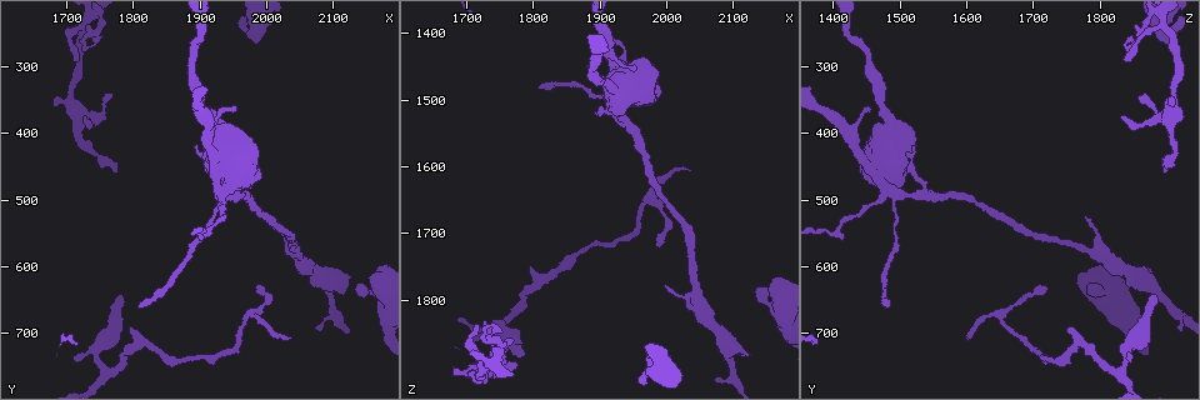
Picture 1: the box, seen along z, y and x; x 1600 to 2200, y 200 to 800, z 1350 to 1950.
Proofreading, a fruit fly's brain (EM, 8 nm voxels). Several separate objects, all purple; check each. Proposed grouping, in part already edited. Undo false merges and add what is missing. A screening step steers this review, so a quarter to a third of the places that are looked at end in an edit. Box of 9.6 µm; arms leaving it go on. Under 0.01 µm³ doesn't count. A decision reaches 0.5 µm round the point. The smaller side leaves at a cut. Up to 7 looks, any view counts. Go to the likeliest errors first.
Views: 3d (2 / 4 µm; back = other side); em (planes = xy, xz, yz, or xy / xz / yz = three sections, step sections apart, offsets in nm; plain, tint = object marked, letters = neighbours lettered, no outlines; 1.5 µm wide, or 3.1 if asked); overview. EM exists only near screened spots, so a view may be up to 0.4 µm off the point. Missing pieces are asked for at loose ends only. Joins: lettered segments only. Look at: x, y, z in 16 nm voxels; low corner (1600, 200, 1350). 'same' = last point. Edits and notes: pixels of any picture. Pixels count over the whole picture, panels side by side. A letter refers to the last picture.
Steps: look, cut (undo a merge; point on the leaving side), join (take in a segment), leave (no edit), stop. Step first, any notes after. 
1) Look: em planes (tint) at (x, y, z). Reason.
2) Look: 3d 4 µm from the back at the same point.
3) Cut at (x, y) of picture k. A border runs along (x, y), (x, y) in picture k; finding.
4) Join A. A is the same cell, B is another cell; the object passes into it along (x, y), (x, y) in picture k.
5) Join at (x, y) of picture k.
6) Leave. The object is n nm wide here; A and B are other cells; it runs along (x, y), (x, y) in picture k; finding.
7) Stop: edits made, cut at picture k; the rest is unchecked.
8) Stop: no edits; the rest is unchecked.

Look: 3d 4 µm at (1680, 360, 1910). Free end.

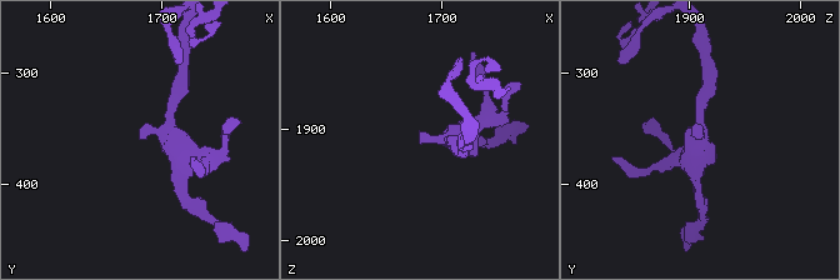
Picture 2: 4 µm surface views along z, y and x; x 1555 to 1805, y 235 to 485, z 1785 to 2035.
Look: em yz step 4 (letters) at (1680, 360, 1908).

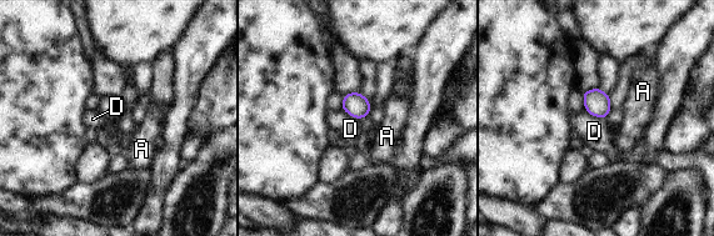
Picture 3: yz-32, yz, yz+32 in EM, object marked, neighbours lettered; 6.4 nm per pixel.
Leave. A and D are other cells; a border runs along (587, 113), (604, 119) in picture 3; no lettered segment goes on from it.

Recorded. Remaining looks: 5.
Look: em planes (letters) at (1780, 645, 1885). Branch stops here.

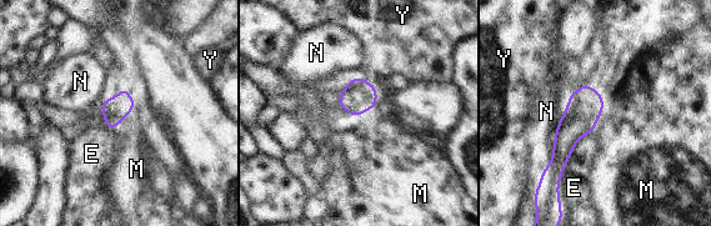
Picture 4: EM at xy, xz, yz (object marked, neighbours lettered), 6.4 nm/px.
Leave. The object is 160 nm wide here; E, M, N and Y are other cells; a border runs along (592, 86), (569, 98), (547, 165) in picture 4; no lettered segment goes on from it.

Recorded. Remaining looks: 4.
Look: em xz step 4 (tint) at (2040, 575, 1785). A fork.

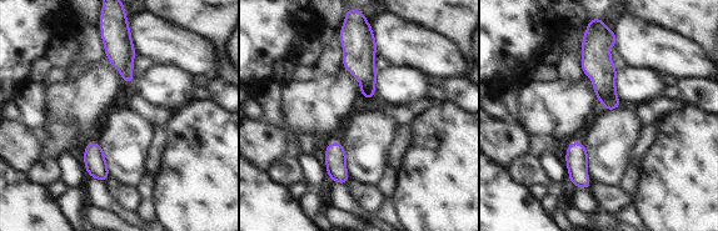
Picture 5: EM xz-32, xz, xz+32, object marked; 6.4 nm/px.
Look: em planes (letters) at the same point. Another direction.

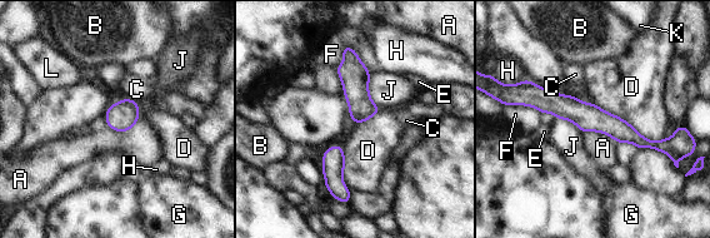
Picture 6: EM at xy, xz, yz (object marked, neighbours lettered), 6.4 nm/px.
Leave. A, B, C, D, E, F, G, H, J, K and L are other cells; a border runs along (593, 103), (646, 138), (665, 138) in picture 6; one neuron here.

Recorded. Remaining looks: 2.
Stop: no edits; the rest is unchecked.

